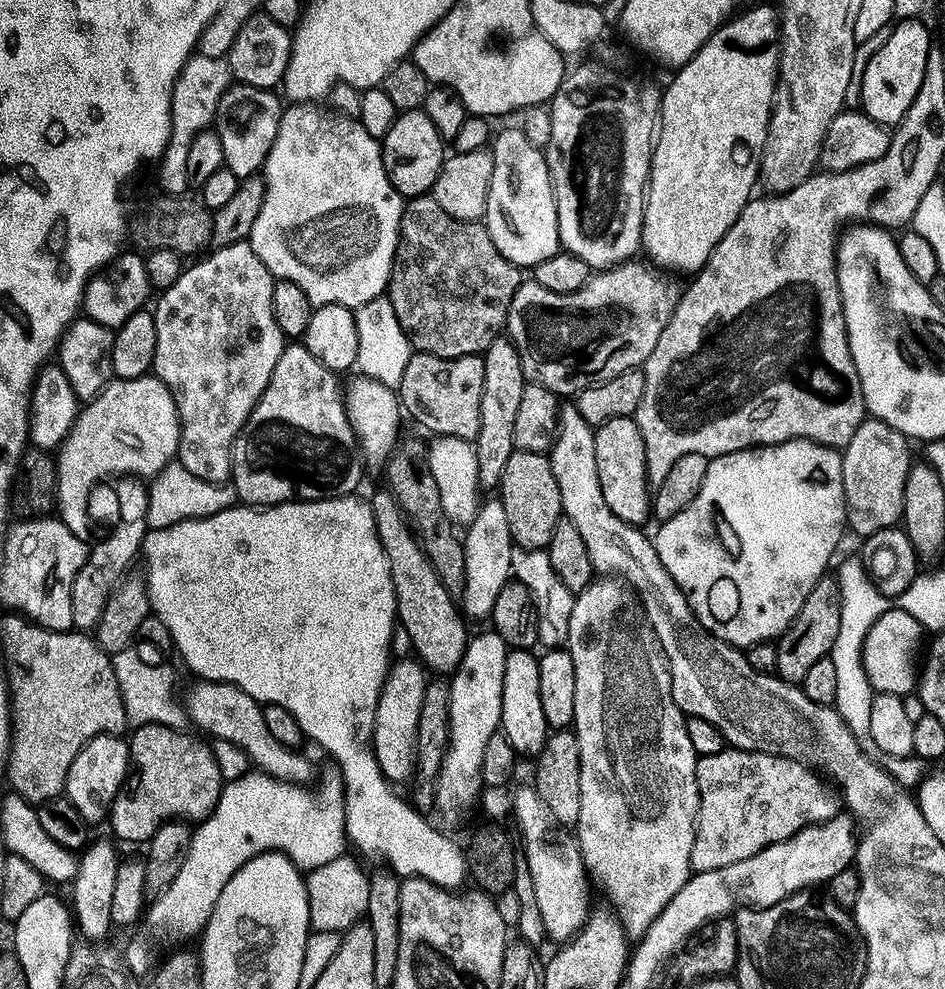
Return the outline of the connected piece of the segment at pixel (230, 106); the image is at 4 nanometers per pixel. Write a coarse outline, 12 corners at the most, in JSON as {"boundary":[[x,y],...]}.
{"boundary":[[233,83],[214,130],[223,167],[263,169],[278,138],[273,93]]}

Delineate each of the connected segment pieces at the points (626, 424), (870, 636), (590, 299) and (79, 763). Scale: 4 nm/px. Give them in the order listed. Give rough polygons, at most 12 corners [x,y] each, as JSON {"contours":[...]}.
{"contours":[[[635,419],[595,429],[606,506],[622,522],[652,516],[646,450]],[[889,607],[864,639],[873,693],[918,684],[922,625]],[[655,267],[531,278],[506,332],[572,398],[644,365],[682,288]],[[95,736],[63,795],[89,826],[109,819],[130,776],[128,740]]]}

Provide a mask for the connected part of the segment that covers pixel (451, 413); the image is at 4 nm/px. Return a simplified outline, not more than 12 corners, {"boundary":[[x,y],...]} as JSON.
{"boundary":[[416,352],[398,395],[437,436],[472,442],[485,387],[479,355]]}

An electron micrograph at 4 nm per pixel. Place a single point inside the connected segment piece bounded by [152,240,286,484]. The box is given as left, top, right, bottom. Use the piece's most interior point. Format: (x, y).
(209, 304)

